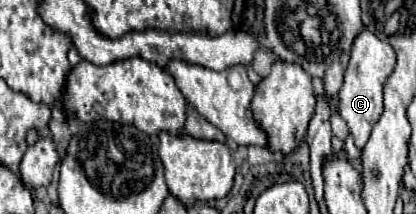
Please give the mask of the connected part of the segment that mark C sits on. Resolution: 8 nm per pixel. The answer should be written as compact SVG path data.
M364 29L352 45L352 53L350 53L350 65L344 73L344 85L338 93L340 99L340 117L348 123L348 129L354 137L354 143L358 149L362 149L370 137L370 129L378 123L378 117L382 115L384 109L384 99L382 99L382 91L384 85L388 81L388 77L392 75L396 67L396 53L390 45L386 45L384 41L380 41L374 33L370 33L368 29Z

